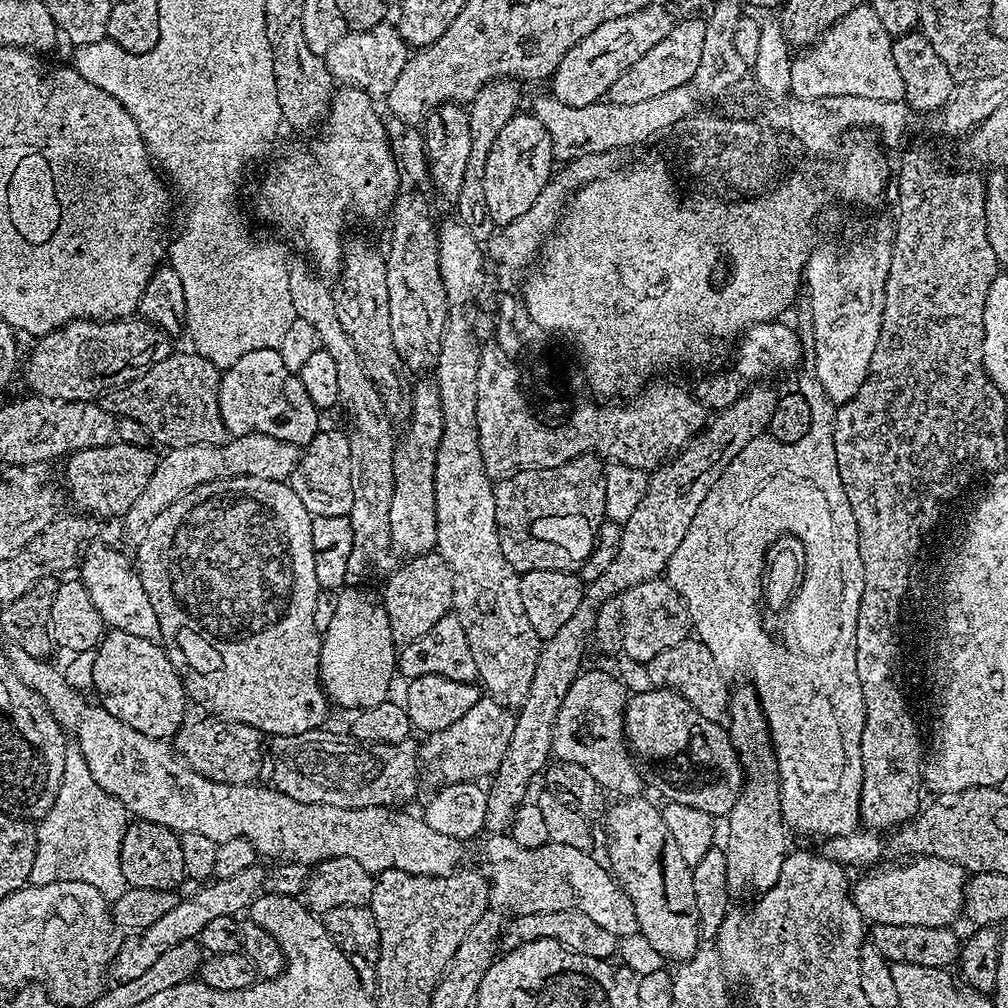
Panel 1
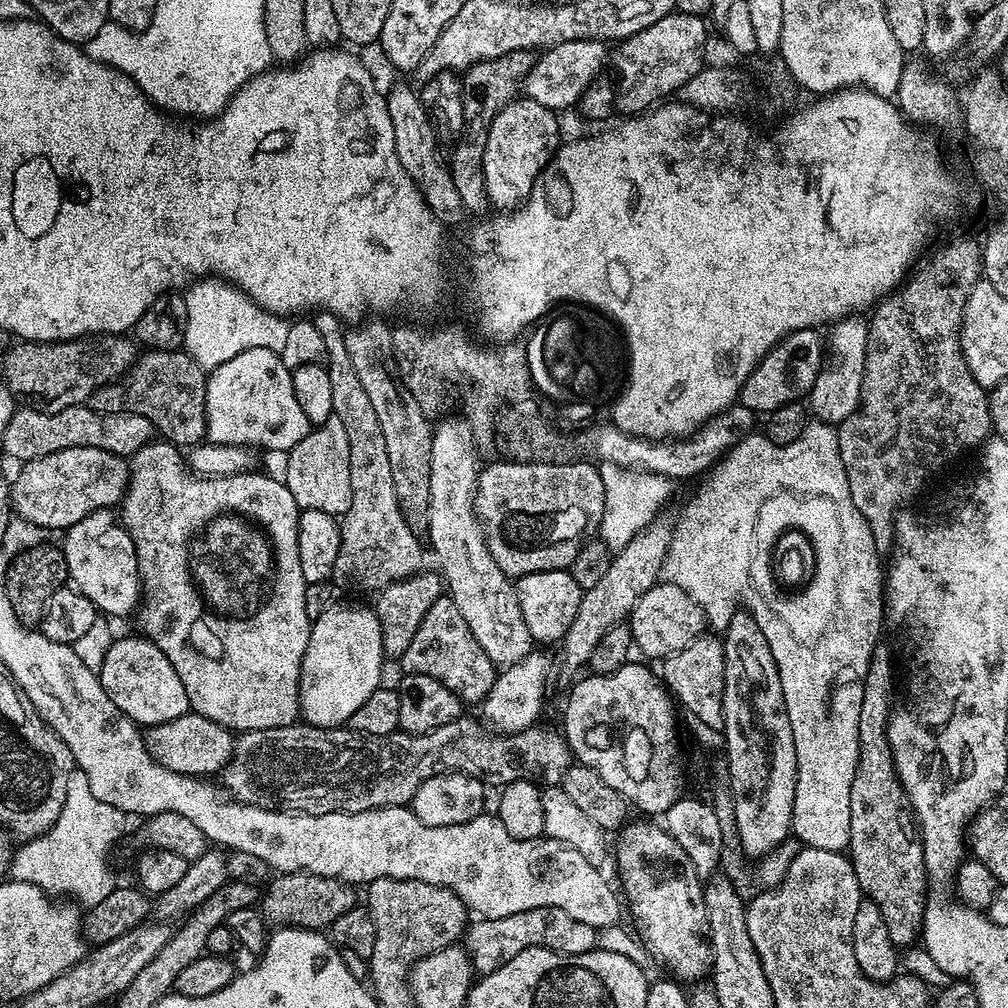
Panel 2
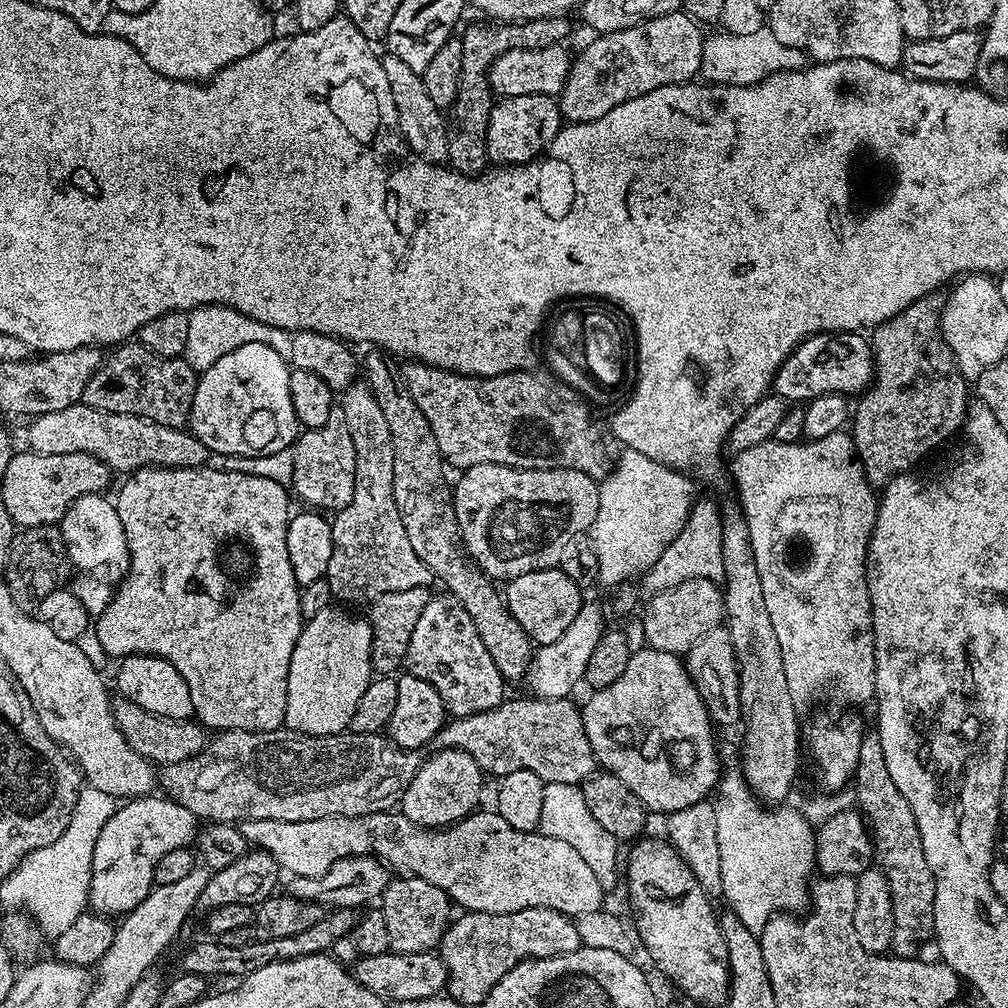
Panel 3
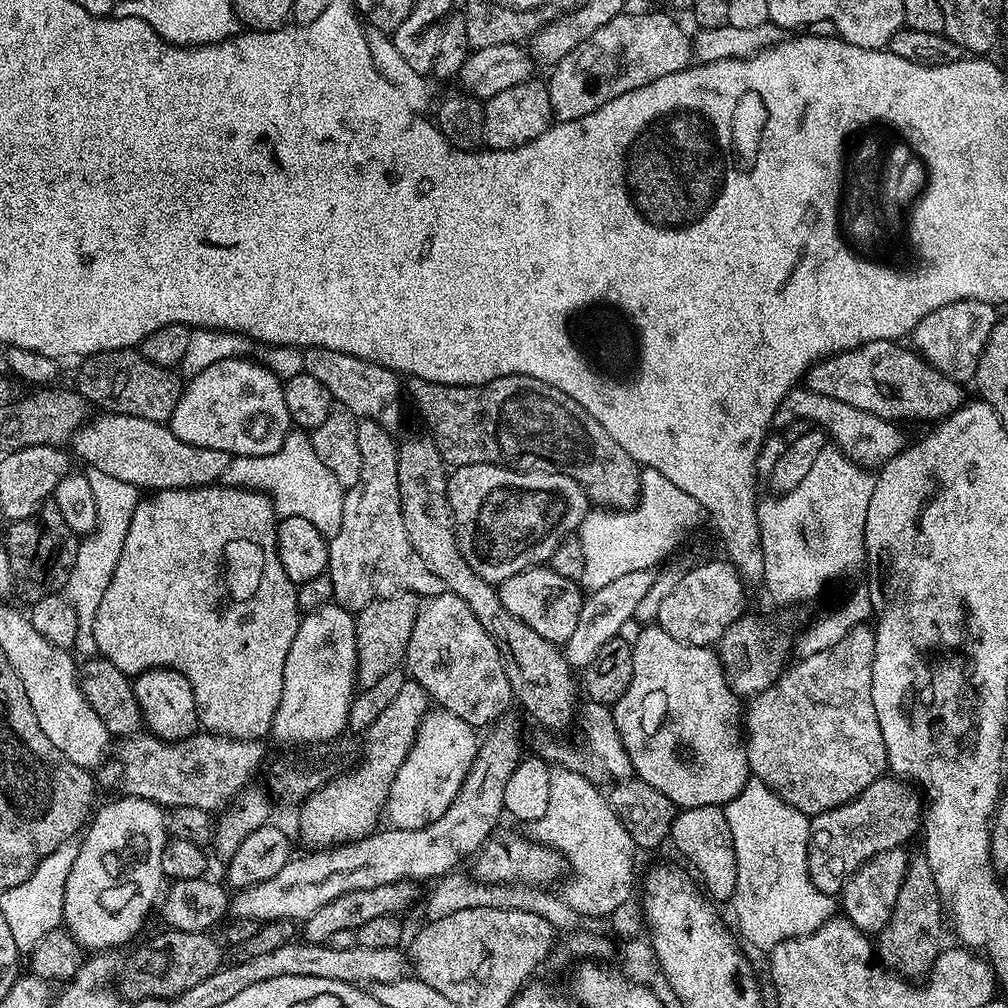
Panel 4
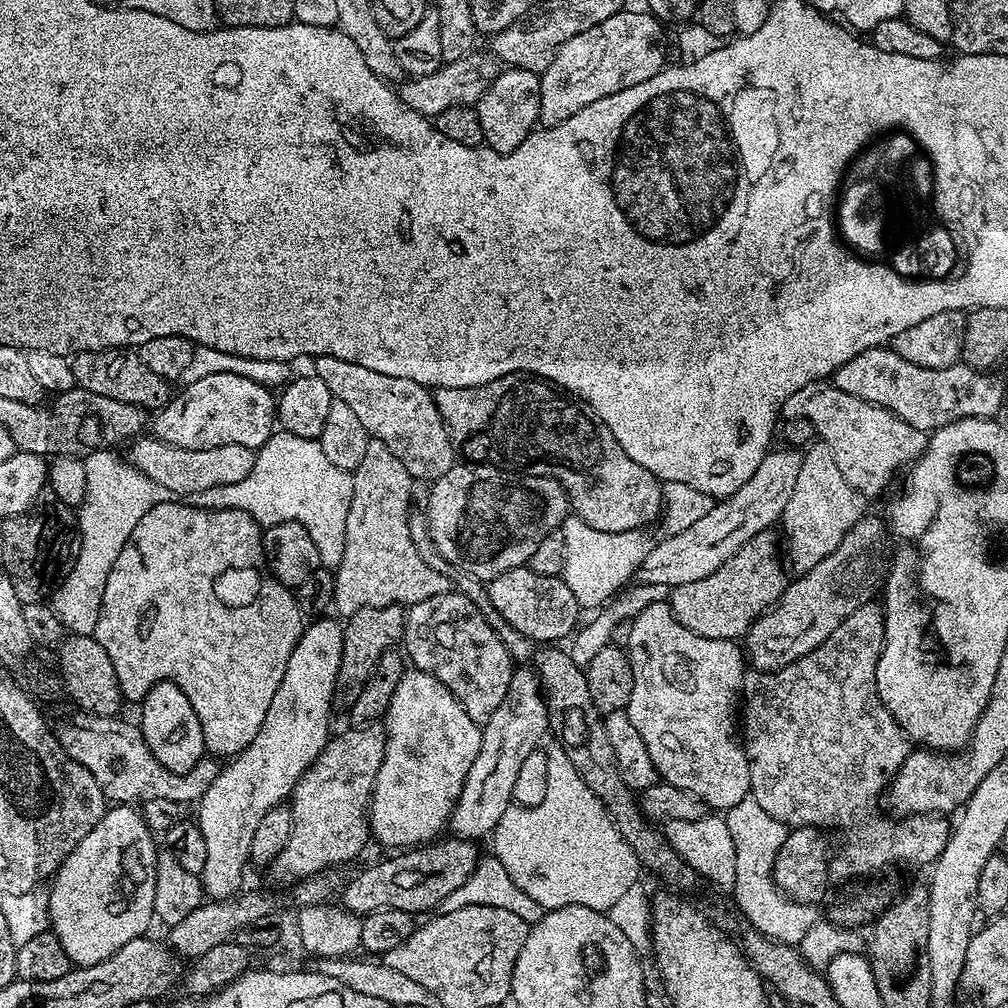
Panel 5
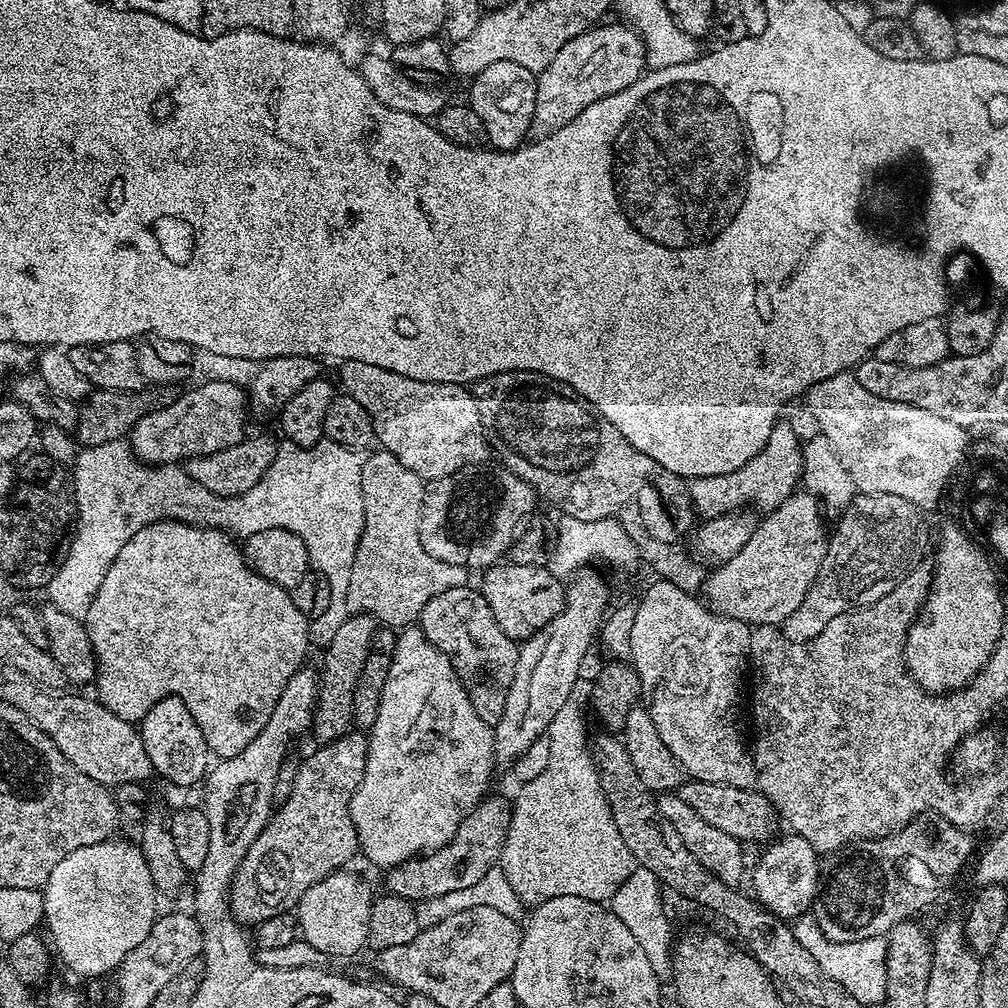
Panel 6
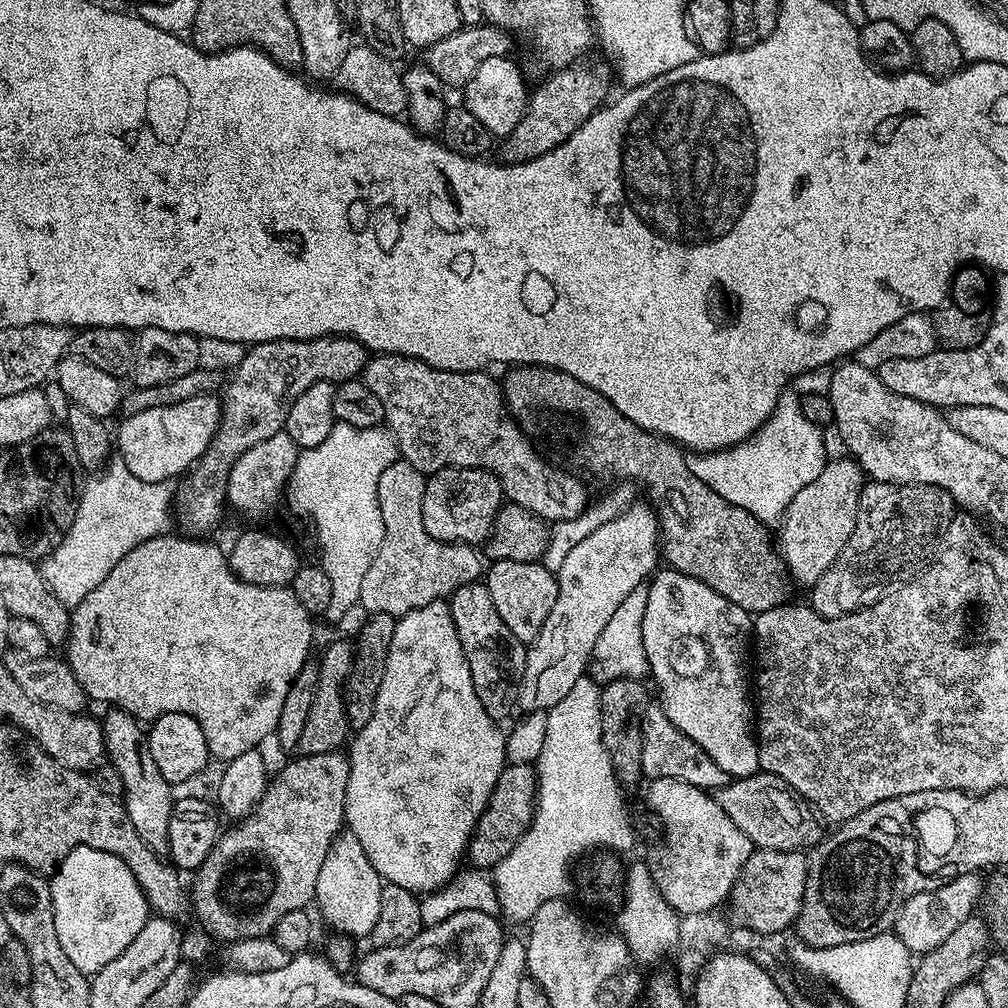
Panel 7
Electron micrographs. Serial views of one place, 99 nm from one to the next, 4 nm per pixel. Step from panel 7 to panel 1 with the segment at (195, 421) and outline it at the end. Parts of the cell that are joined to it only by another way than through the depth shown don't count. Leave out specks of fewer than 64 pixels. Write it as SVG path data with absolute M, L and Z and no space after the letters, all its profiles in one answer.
M275 348L254 350L223 369L218 406L222 422L233 437L257 432L282 442L307 446L318 431L318 409L310 402L299 375L286 370L286 362L282 362L282 354Z

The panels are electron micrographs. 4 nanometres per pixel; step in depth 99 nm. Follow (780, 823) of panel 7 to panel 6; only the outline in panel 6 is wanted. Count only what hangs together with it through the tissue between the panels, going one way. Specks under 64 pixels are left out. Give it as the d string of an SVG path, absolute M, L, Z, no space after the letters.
M685 779L680 785L678 794L702 822L710 822L714 830L722 830L722 834L730 834L741 842L747 840L764 840L775 837L778 813L776 807L770 803L763 792L752 788L734 788L725 784L715 784L705 780Z

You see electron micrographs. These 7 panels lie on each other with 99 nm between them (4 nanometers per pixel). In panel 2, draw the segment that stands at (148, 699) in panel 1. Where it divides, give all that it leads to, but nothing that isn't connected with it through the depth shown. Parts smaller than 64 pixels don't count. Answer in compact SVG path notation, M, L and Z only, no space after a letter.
M143 635L124 636L113 639L110 650L106 650L106 662L98 669L98 675L106 694L110 694L110 702L118 706L140 726L151 726L168 723L180 715L190 712L186 698L186 686L182 686L182 678L178 678L178 670Z

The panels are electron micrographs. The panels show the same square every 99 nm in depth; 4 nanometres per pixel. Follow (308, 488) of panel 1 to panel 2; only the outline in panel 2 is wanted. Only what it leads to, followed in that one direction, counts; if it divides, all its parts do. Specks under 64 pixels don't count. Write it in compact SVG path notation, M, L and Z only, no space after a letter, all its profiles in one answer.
M332 415L326 423L313 427L287 453L288 465L282 479L287 484L294 502L301 510L322 510L337 518L343 517L352 505L352 467L350 466L350 442L346 436L346 426L339 416Z

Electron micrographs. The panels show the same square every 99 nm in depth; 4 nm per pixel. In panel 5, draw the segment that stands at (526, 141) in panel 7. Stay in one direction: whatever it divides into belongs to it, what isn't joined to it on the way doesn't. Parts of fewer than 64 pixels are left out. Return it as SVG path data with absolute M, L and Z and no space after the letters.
M625 10L606 18L598 26L570 38L554 54L554 62L546 66L540 78L540 119L545 128L566 122L582 106L598 102L598 98L610 98L618 90L638 86L646 78L654 78L666 66L668 40L664 37L665 25L651 12Z

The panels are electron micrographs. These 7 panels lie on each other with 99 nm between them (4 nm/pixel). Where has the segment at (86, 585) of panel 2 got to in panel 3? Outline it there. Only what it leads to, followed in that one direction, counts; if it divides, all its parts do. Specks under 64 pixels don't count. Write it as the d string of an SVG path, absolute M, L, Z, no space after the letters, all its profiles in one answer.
M86 494L76 498L67 508L58 525L64 545L73 567L84 572L108 568L115 578L123 577L129 568L129 548L126 546L125 530L118 516L115 503L105 495Z

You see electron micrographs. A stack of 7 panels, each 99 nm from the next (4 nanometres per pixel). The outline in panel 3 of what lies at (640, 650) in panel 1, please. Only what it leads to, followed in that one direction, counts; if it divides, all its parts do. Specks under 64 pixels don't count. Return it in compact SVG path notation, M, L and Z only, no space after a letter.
M694 578L670 589L662 589L651 597L652 601L644 608L642 619L645 624L647 647L658 648L663 652L687 654L707 632L721 627L725 619L724 593L715 580Z

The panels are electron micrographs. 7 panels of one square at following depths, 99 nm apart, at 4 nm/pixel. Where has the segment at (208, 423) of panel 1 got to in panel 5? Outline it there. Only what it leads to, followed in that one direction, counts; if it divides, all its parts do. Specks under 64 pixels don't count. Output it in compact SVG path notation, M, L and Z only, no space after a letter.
M103 348L89 352L77 352L71 357L77 388L90 390L90 394L102 394L102 398L115 398L118 402L130 402L139 408L159 410L167 406L170 399L169 381L163 380L146 362L142 362L139 351L128 348Z

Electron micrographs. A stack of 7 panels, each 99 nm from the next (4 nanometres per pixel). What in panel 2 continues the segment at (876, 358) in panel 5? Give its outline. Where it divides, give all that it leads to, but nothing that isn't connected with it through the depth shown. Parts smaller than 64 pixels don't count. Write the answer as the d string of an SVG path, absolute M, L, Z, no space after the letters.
M803 328L791 332L780 343L775 344L744 383L739 403L746 405L751 412L771 414L776 408L792 401L803 401L812 391L817 376L826 364L826 359L820 353L820 334L815 328Z

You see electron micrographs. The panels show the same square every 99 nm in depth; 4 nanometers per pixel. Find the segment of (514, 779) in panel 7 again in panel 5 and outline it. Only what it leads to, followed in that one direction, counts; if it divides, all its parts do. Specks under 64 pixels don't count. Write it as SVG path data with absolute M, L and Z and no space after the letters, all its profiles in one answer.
M463 838L437 839L411 850L392 854L389 860L380 860L364 868L344 888L339 903L348 911L363 918L374 910L406 910L410 913L431 913L439 909L444 898L458 890L475 872L482 852L473 841Z

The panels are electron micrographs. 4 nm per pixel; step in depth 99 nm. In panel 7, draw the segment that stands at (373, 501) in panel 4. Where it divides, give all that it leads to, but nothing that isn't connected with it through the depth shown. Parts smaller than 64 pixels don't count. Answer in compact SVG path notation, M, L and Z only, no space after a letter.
M397 458L396 461L394 461L391 464L390 467L388 467L386 470L382 470L382 478L378 478L378 494L376 495L376 497L378 498L378 506L382 510L382 526L384 527L384 533L382 534L382 546L378 546L378 554L375 556L374 559L372 559L372 561L370 562L370 570L366 570L366 574L362 578L362 590L360 591L359 607L361 609L365 608L365 610L366 610L365 613L371 614L371 613L377 612L378 614L390 614L391 616L399 618L401 616L405 616L407 614L407 612L410 612L412 610L418 610L422 606L426 606L430 602L434 602L435 600L438 600L441 598L448 598L448 595L450 595L451 592L457 591L456 593L459 593L461 590L464 590L464 589L459 590L459 588L464 588L467 586L467 584L474 583L475 580L479 578L479 576L481 579L482 568L481 568L481 572L480 572L480 560L482 561L482 556L481 556L481 553L479 551L477 551L477 549L475 547L472 547L471 545L468 545L468 544L443 544L440 540L435 540L434 537L432 537L430 534L426 534L426 526L422 522L422 497L424 496L425 483L426 483L425 473L419 472L419 470L417 470L414 466L410 466L408 464L408 461L403 458Z

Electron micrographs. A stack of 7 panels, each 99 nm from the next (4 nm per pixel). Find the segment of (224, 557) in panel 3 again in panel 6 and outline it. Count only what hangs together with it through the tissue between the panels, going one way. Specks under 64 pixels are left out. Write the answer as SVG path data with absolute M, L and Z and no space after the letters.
M159 520L134 534L122 550L118 550L118 558L110 562L110 570L106 570L106 578L102 578L102 586L98 586L98 594L94 594L94 602L90 602L90 610L84 619L86 634L90 636L92 653L96 656L96 677L94 687L95 695L100 703L106 706L118 718L139 722L144 719L146 713L153 708L162 698L176 696L194 714L194 722L198 722L198 730L202 730L202 738L206 738L206 746L213 757L220 760L234 758L234 754L242 754L254 738L258 738L258 730L266 726L268 716L274 714L274 706L286 690L286 682L295 672L300 671L305 663L304 655L310 649L308 639L309 617L294 606L292 594L289 589L278 586L262 574L258 574L250 565L244 561L244 554L241 545L227 532L217 528L199 528L194 524L183 524L177 520Z

